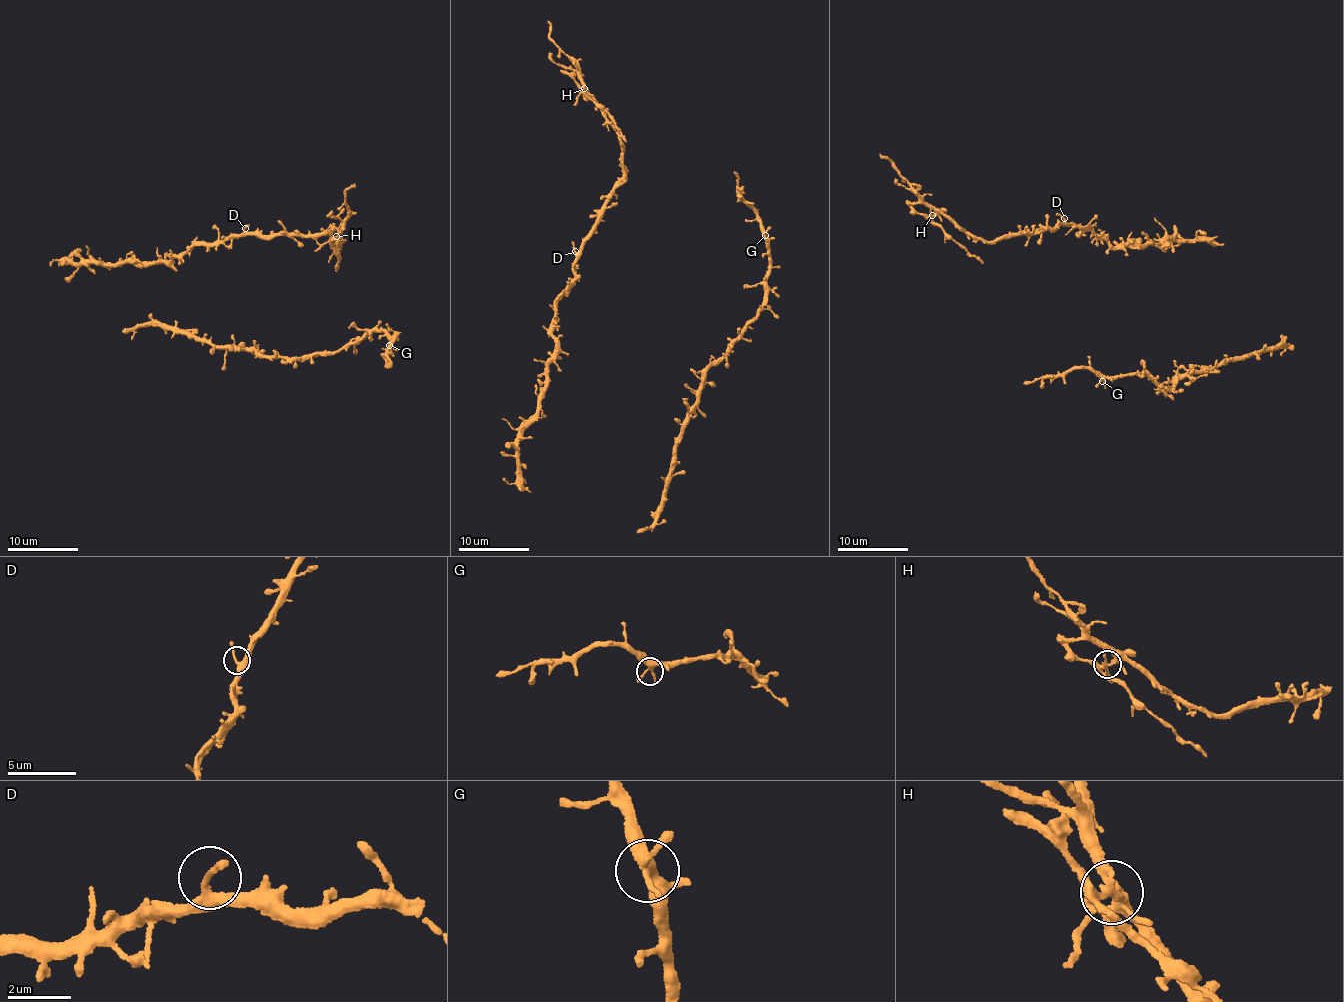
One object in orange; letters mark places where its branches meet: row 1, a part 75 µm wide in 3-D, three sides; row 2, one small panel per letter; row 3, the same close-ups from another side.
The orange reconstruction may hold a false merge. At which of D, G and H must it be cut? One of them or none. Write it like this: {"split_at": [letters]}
{"split_at": ["H"]}

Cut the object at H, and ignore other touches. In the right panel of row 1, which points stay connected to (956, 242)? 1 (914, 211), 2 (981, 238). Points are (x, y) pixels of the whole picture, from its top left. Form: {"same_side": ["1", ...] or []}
{"same_side": ["1"]}

